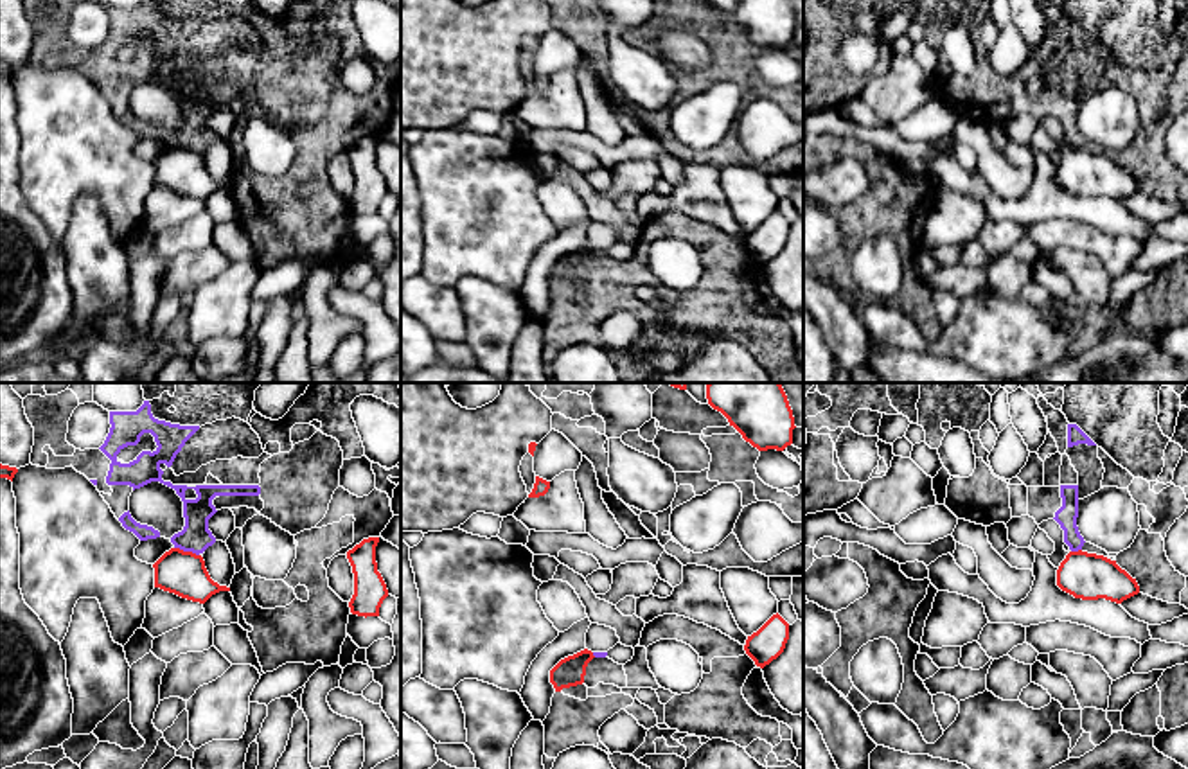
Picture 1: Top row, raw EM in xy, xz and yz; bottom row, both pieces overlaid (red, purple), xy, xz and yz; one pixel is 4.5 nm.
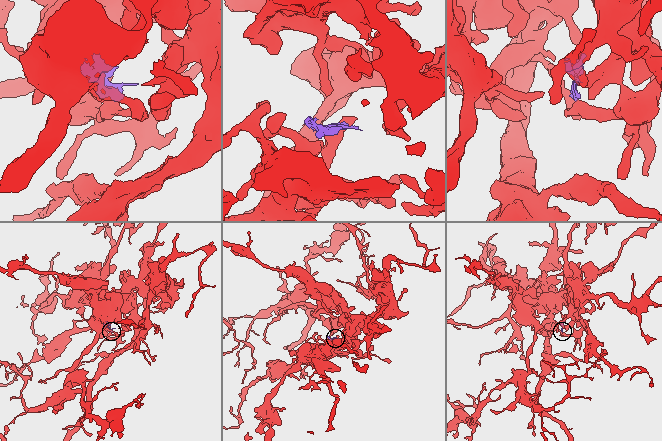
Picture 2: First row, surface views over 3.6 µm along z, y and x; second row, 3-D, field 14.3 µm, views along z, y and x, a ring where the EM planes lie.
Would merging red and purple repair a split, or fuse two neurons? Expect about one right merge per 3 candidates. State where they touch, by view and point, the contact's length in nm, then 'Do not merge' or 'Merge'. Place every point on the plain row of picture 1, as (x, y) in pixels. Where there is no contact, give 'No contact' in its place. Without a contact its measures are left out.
Touches red at xy (187, 150). Shared border 120 nm. Do not merge

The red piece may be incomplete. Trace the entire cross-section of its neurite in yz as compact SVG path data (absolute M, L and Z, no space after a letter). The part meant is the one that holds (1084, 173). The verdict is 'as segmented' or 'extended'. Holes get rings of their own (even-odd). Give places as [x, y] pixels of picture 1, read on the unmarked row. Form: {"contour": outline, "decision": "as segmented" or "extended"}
{"contour": "M1069 149L1057 167L1057 183L1082 198L1105 196L1116 201L1139 190L1136 176L1116 158L1087 149Z", "decision": "as segmented"}

